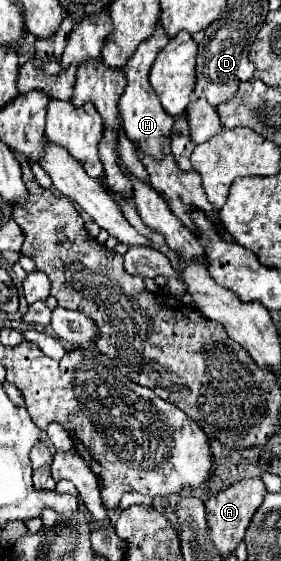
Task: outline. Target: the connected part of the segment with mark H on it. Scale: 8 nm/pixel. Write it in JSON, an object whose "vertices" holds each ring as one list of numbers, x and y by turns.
{"vertices":[[158,26,154,36,138,46,136,54,128,60,128,66,126,66,126,82,128,84,126,84,124,94,120,98,120,118,122,118,124,134,132,140,132,144,140,152,152,156,154,160,160,160,170,154,170,134,172,134,172,124,174,124,174,118,164,112,164,108,160,106,160,100,156,98,156,94,152,92,152,86,148,82,150,66,152,66,156,54,166,44,168,44,168,36,162,32,162,26]]}

